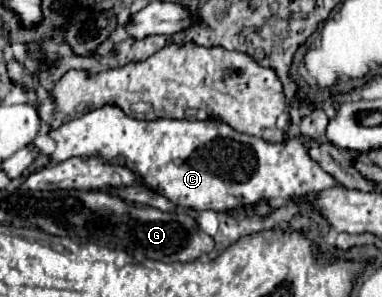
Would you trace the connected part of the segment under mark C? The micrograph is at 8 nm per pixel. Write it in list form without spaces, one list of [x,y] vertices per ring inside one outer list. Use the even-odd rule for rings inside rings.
[[[107,103],[53,129],[51,139],[57,145],[55,153],[51,153],[53,163],[61,163],[69,157],[103,157],[105,161],[111,161],[111,165],[127,165],[127,169],[139,177],[141,185],[155,189],[155,193],[163,193],[169,201],[175,201],[175,205],[183,205],[195,211],[211,209],[215,213],[229,213],[233,211],[233,197],[245,197],[245,189],[259,189],[261,193],[311,193],[335,185],[335,179],[309,157],[307,149],[293,133],[289,132],[287,143],[277,145],[253,135],[239,133],[227,123],[215,119],[137,121],[127,117],[119,105]]]

